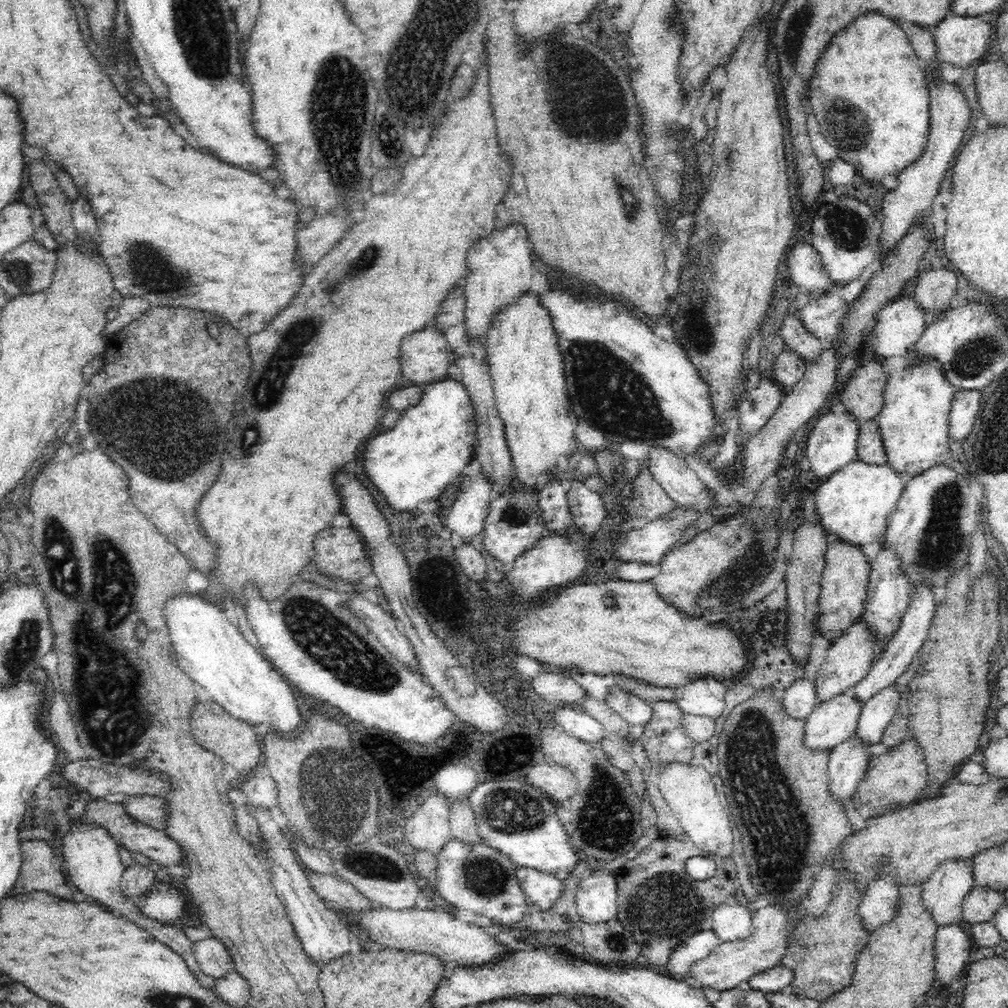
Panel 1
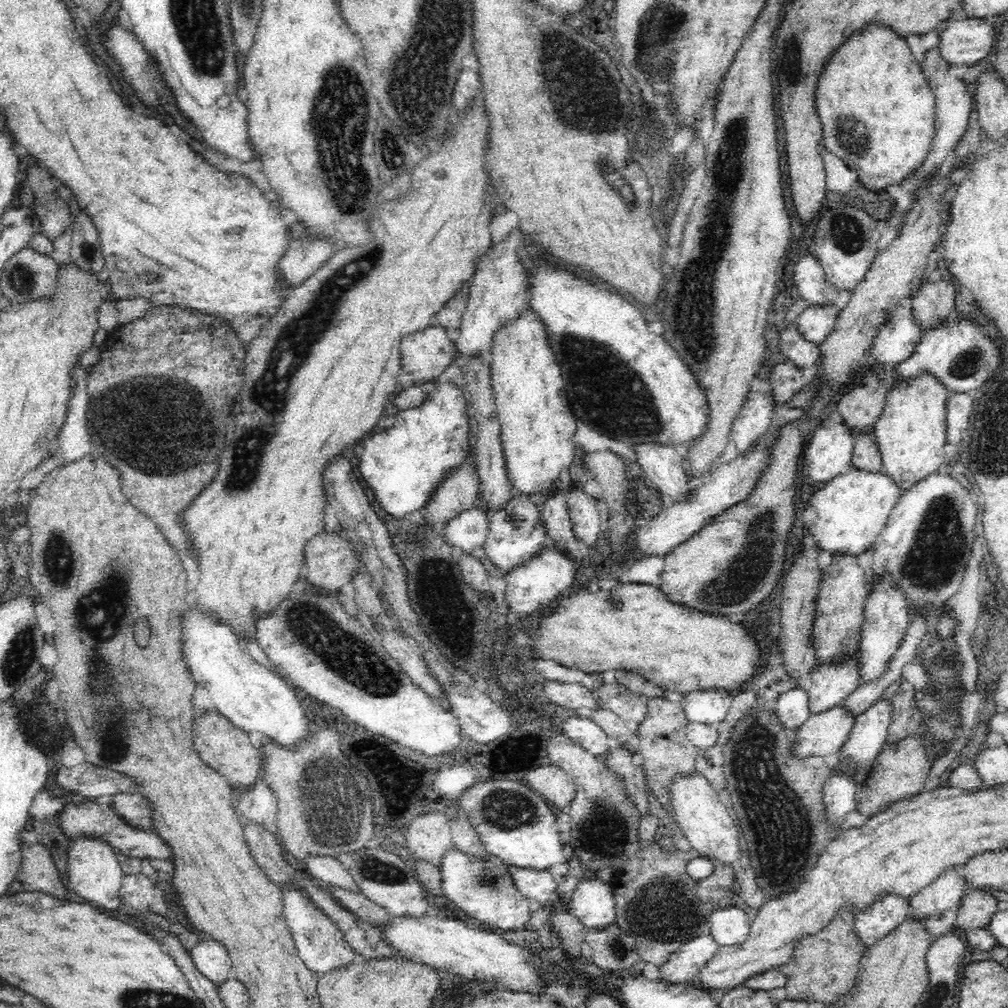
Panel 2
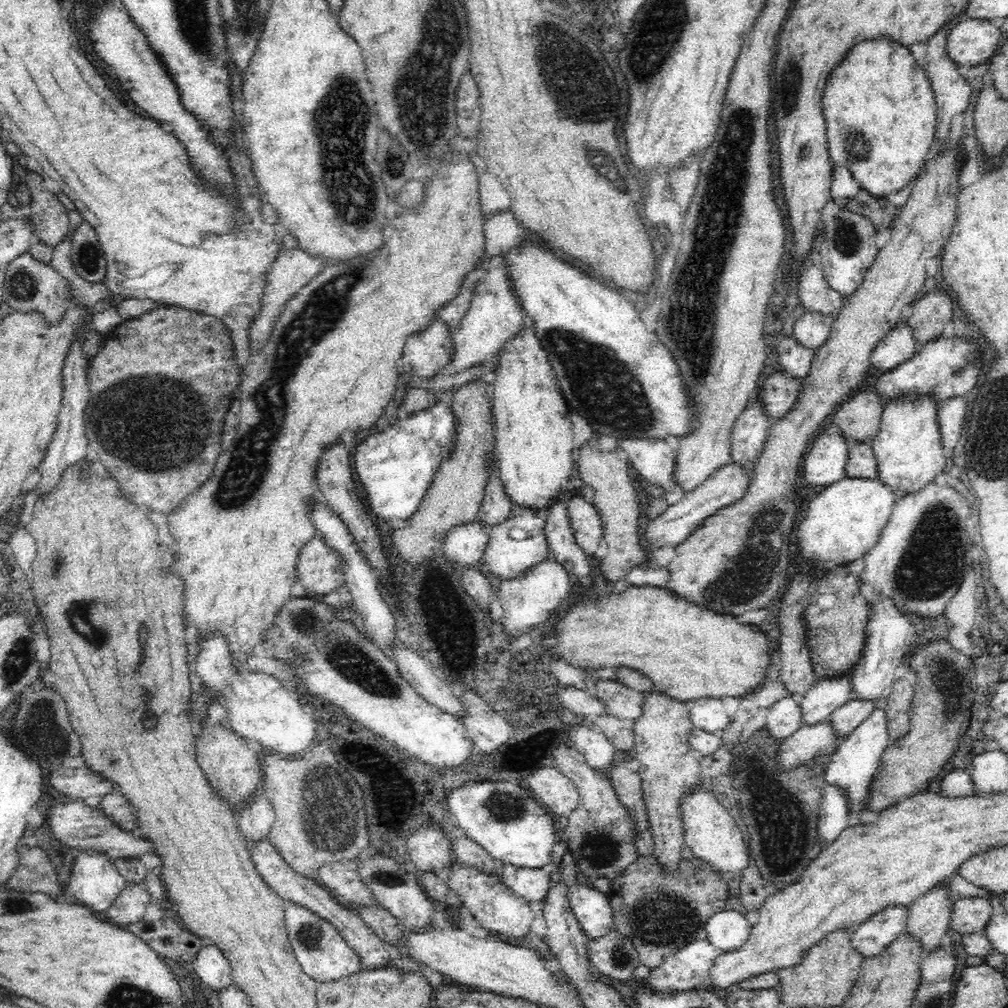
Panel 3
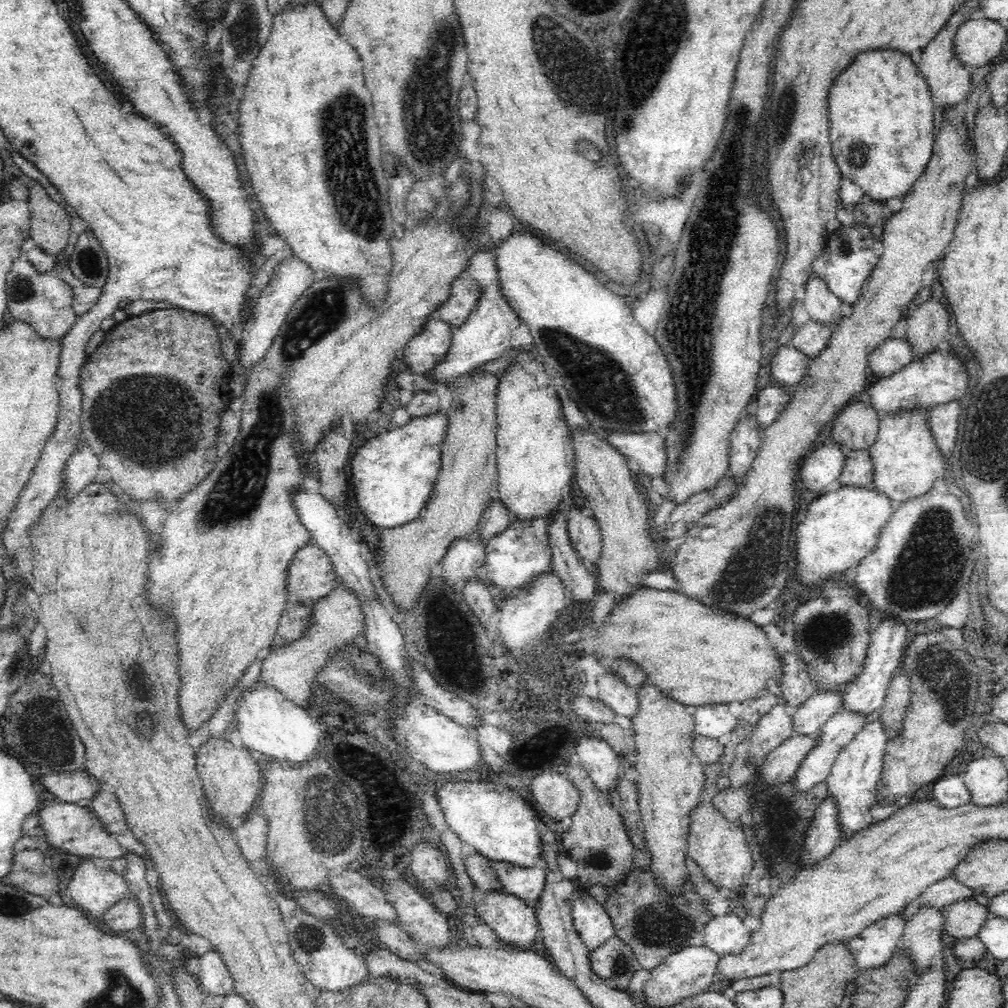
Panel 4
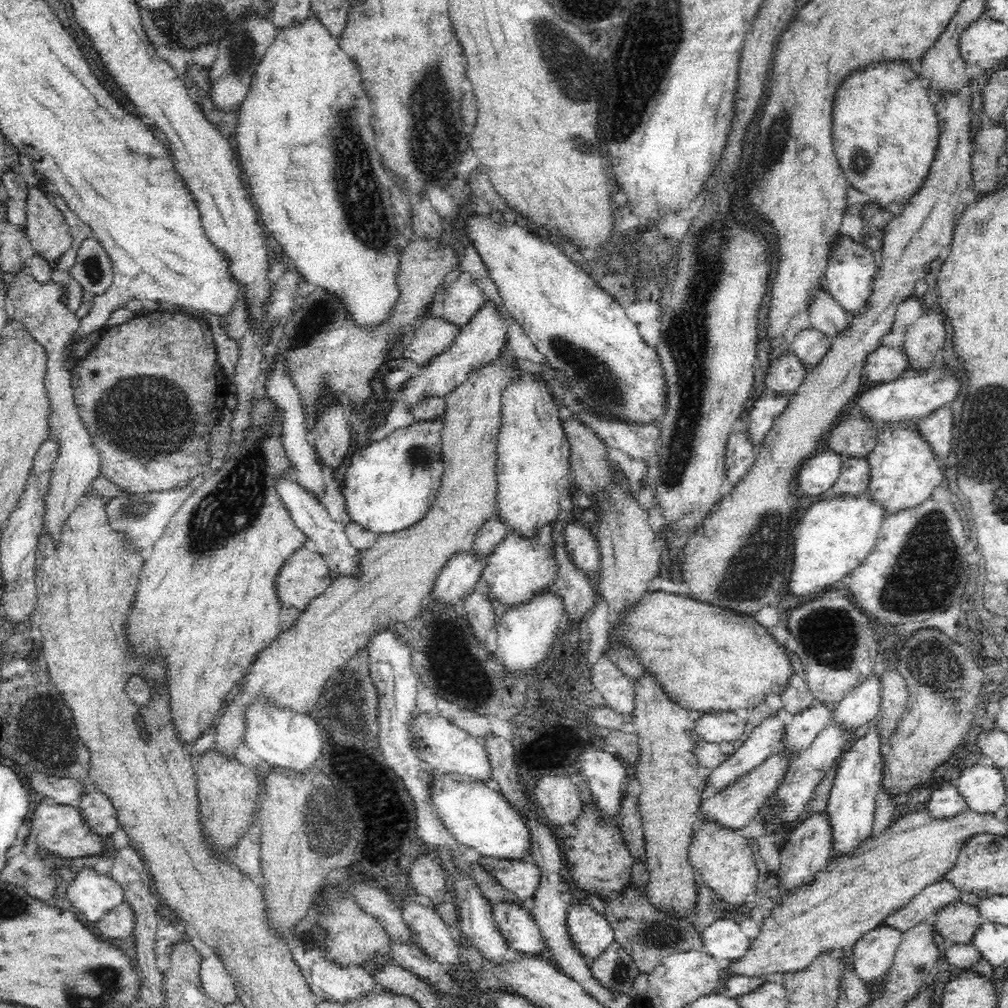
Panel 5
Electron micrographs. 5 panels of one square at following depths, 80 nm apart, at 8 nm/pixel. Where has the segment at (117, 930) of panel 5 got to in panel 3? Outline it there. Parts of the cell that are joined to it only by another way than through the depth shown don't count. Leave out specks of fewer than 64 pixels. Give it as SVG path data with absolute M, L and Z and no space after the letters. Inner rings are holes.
M127 880L114 904L102 914L106 914L110 922L118 922L122 926L130 925L143 920L150 902L152 902L152 892L145 880Z

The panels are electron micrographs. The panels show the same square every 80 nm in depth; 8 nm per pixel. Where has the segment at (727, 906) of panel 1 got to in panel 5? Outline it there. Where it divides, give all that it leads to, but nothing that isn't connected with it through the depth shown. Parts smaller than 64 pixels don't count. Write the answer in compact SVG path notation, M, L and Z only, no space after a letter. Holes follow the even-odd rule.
M732 918L716 919L701 935L705 951L723 963L740 958L750 946L750 938Z

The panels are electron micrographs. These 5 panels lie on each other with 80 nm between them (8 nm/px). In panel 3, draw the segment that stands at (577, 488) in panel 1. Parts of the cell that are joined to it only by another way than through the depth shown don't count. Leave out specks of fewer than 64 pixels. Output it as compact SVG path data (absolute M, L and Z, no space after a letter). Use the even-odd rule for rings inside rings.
M580 492L570 496L568 514L576 543L593 555L603 538L602 517L596 505L588 502Z

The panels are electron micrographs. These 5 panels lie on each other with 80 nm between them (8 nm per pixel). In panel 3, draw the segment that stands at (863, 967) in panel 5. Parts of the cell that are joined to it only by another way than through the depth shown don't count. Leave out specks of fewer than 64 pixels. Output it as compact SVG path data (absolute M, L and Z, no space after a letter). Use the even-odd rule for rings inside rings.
M896 903L884 905L860 921L852 934L852 945L864 957L879 953L892 939L906 929L909 906Z

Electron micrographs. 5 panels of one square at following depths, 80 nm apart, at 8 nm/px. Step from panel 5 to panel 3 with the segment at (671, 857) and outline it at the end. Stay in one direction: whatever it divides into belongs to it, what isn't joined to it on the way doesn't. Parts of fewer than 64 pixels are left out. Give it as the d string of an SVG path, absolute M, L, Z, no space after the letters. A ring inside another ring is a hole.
M658 691L644 693L644 696L642 717L634 722L633 728L635 758L639 761L639 774L643 781L644 804L655 844L653 852L666 869L672 869L681 859L680 852L685 846L679 811L680 797L701 781L701 754L691 750L689 743L693 730L689 704L674 701Z

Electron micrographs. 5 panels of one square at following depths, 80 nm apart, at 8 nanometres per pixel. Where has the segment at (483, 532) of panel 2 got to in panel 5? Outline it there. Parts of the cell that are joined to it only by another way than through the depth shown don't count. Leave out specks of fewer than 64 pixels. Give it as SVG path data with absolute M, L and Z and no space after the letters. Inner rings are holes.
M474 549L456 551L437 574L431 592L433 600L444 606L455 604L468 591L474 589L486 563L484 557L474 553Z

